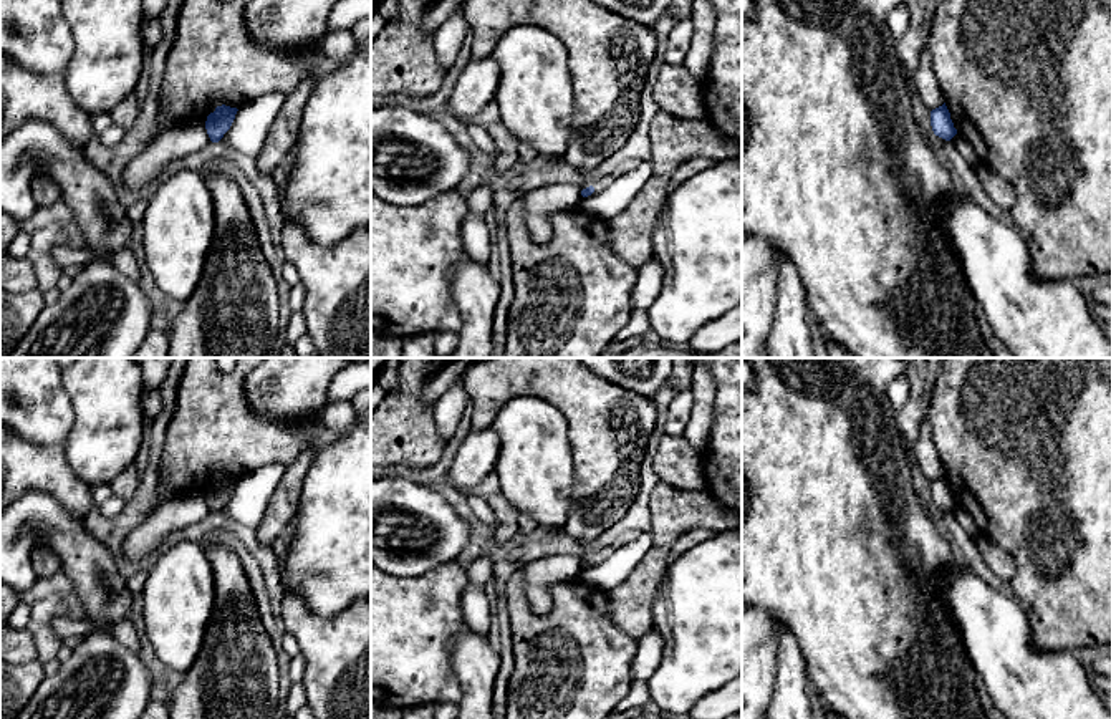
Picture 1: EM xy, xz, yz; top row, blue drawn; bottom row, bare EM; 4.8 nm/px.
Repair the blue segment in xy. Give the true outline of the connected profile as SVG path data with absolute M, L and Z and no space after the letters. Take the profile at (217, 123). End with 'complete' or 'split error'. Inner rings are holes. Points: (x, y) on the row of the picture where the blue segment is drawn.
M222 104L217 106L215 111L207 116L205 129L212 142L219 142L230 129L237 111L237 108Z; complete

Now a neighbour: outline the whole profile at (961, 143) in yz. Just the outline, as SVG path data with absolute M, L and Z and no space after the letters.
M955 134L952 144L955 146L955 149L964 156L964 159L972 166L977 167L980 164L974 147L970 146L970 142L962 136L962 134Z

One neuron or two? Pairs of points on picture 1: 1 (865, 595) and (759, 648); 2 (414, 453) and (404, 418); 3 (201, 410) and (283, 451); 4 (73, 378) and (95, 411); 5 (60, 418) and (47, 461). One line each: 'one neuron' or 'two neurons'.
1: two neurons
2: one neuron
3: one neuron
4: one neuron
5: two neurons

